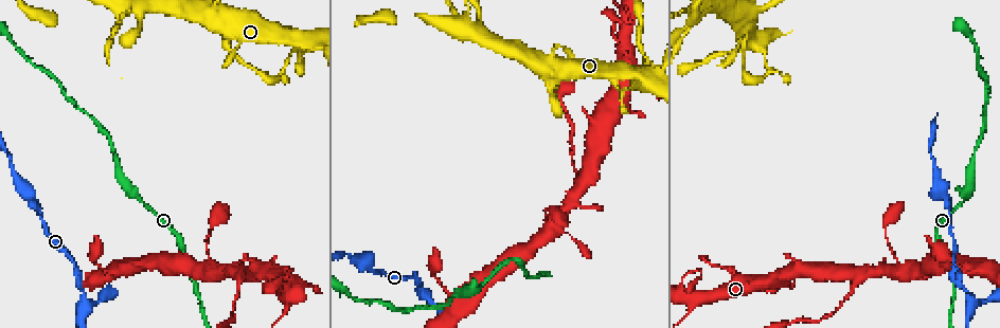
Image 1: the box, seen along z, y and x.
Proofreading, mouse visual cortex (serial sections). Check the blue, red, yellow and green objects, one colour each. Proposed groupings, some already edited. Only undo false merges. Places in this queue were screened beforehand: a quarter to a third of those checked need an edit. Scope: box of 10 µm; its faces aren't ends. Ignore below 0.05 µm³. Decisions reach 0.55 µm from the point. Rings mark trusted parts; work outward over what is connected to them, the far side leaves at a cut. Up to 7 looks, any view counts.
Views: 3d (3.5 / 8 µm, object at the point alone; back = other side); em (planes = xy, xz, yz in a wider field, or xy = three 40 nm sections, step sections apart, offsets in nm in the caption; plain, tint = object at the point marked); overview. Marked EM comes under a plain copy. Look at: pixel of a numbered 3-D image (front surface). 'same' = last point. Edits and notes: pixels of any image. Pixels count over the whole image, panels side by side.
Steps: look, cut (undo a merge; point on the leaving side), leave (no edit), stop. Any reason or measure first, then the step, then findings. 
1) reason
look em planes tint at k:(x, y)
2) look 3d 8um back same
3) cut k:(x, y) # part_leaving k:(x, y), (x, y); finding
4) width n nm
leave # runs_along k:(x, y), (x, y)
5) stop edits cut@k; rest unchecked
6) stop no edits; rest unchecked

thick turns thin
look 3d 3.5um back at 1:(85, 302)

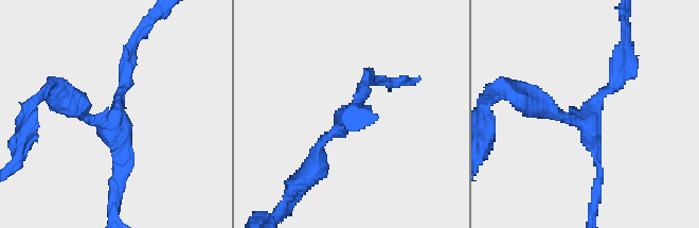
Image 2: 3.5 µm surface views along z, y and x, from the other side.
arms 3; arm_widths 150, 200, 200 nm; shape alone is not enough
look em xy step 1 tint at 2:(587, 120)

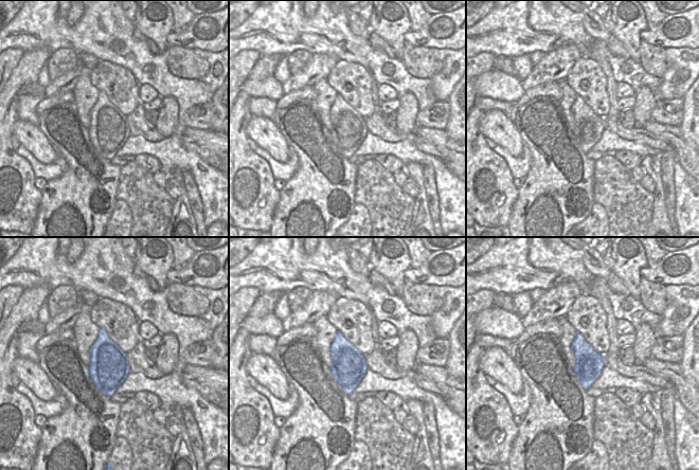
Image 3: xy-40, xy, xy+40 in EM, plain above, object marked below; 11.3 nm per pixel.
width 380 nm
cut 2:(540, 101) # part_leaving 2:(565, 118), (523, 101), (518, 85); a second cell is stuck on

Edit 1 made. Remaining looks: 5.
redraw
look overview

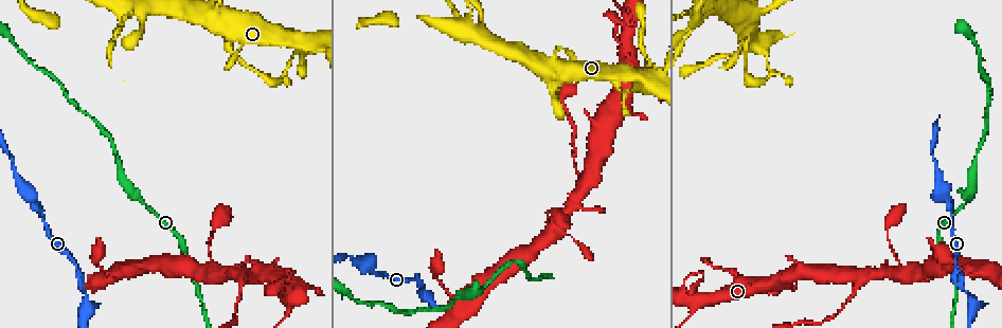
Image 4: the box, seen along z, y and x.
sharp bend
look 3d 3.5um at 4:(141, 24)

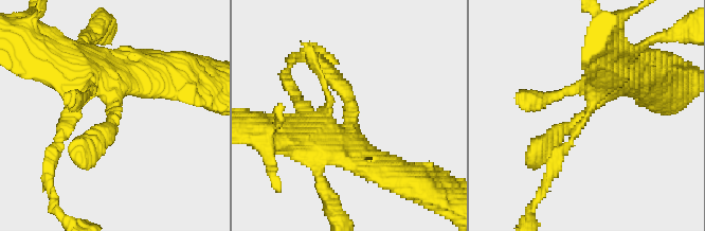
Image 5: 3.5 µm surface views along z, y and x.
arm_widths 300, 350 nm
look em planes tint at 5:(112, 116)

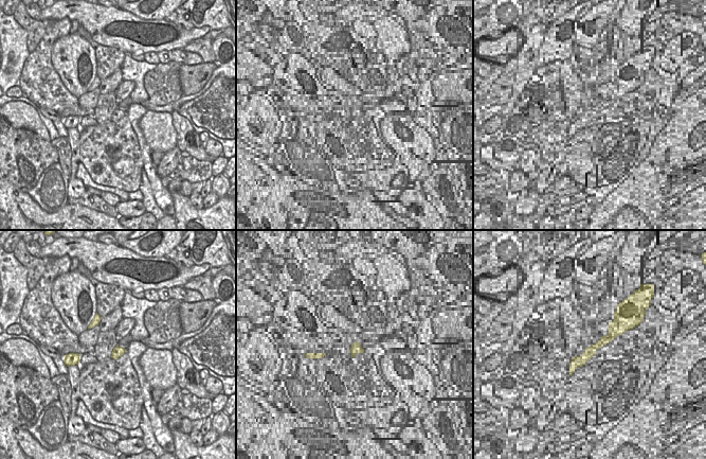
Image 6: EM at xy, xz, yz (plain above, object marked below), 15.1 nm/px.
another direction
look em xy step 5 tint same

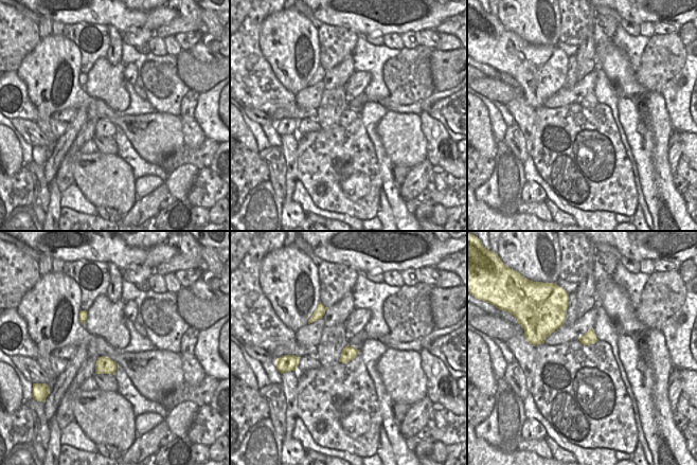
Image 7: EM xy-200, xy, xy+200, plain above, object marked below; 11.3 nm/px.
leave # runs_along 5:(631, 77), (561, 129), (542, 161); all the same cell

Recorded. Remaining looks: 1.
stop edits cut@2; rest unchecked

